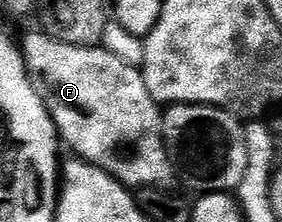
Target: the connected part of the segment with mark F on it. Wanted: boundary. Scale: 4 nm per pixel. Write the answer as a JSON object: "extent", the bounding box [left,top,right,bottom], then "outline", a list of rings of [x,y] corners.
{"extent":[22,31,177,191],"outline":[[[43,31],[37,33],[28,33],[22,40],[22,52],[24,55],[24,66],[28,72],[28,79],[34,91],[38,93],[42,99],[42,103],[50,111],[52,122],[56,124],[56,131],[60,135],[60,140],[65,146],[68,145],[73,149],[75,156],[79,160],[87,161],[89,165],[97,165],[102,171],[106,171],[112,178],[120,182],[121,185],[132,191],[142,189],[163,189],[165,191],[173,188],[177,184],[176,168],[170,163],[168,152],[164,146],[164,119],[162,116],[161,106],[150,95],[150,91],[146,91],[146,83],[144,82],[144,74],[137,66],[128,65],[122,59],[112,54],[106,48],[91,45],[90,47],[78,47],[77,45],[67,45],[58,39],[48,36]]]}

